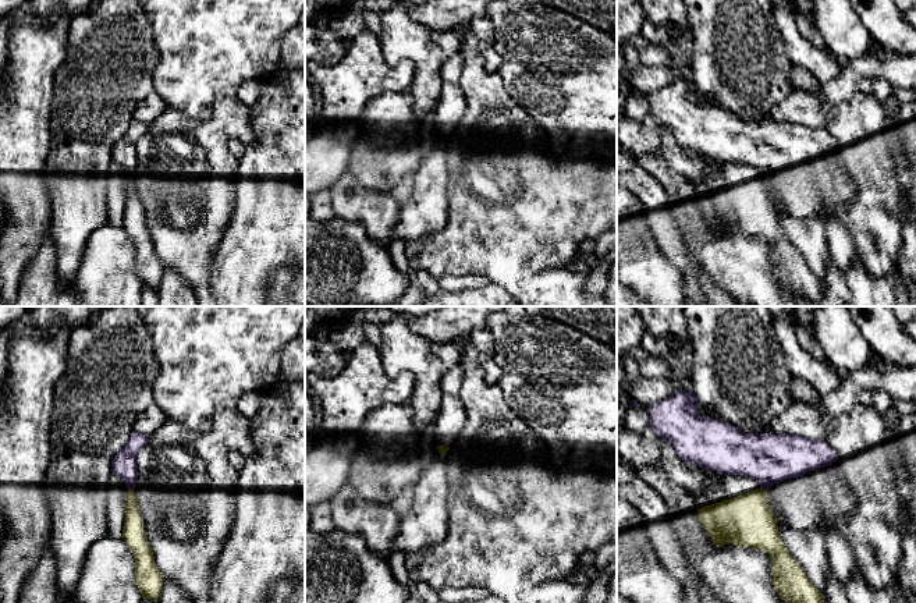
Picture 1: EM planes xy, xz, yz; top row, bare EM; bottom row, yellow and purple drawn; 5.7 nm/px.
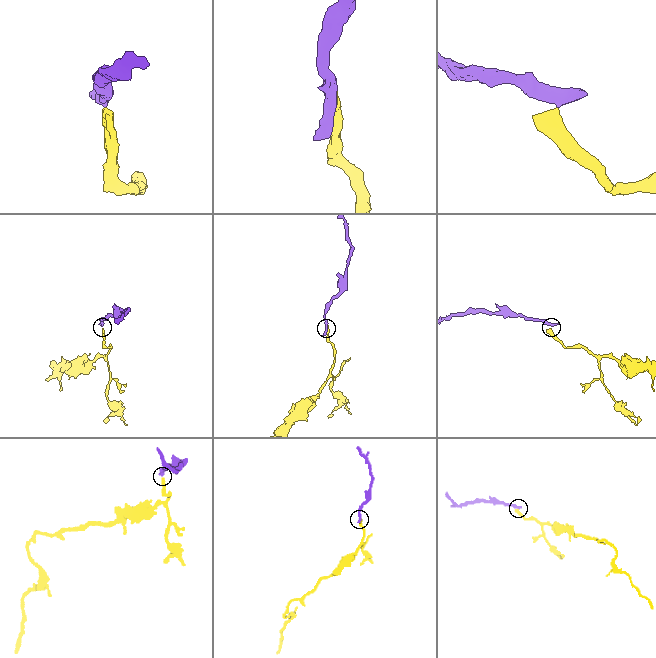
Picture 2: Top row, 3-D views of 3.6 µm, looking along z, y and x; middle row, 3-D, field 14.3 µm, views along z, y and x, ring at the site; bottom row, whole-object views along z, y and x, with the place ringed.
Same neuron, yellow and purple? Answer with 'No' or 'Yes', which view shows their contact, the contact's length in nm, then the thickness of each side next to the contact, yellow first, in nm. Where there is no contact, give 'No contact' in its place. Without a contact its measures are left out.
No. Touches yellow in yz. Shared border 50 nm. Thickness 300 nm (yellow) against 300 nm

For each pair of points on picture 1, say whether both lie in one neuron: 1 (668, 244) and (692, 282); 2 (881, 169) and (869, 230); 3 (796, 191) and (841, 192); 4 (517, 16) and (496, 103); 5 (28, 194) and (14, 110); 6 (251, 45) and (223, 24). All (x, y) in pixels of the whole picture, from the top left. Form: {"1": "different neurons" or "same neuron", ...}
{"1": "same neuron", "2": "same neuron", "3": "same neuron", "4": "different neurons", "5": "same neuron", "6": "same neuron"}

